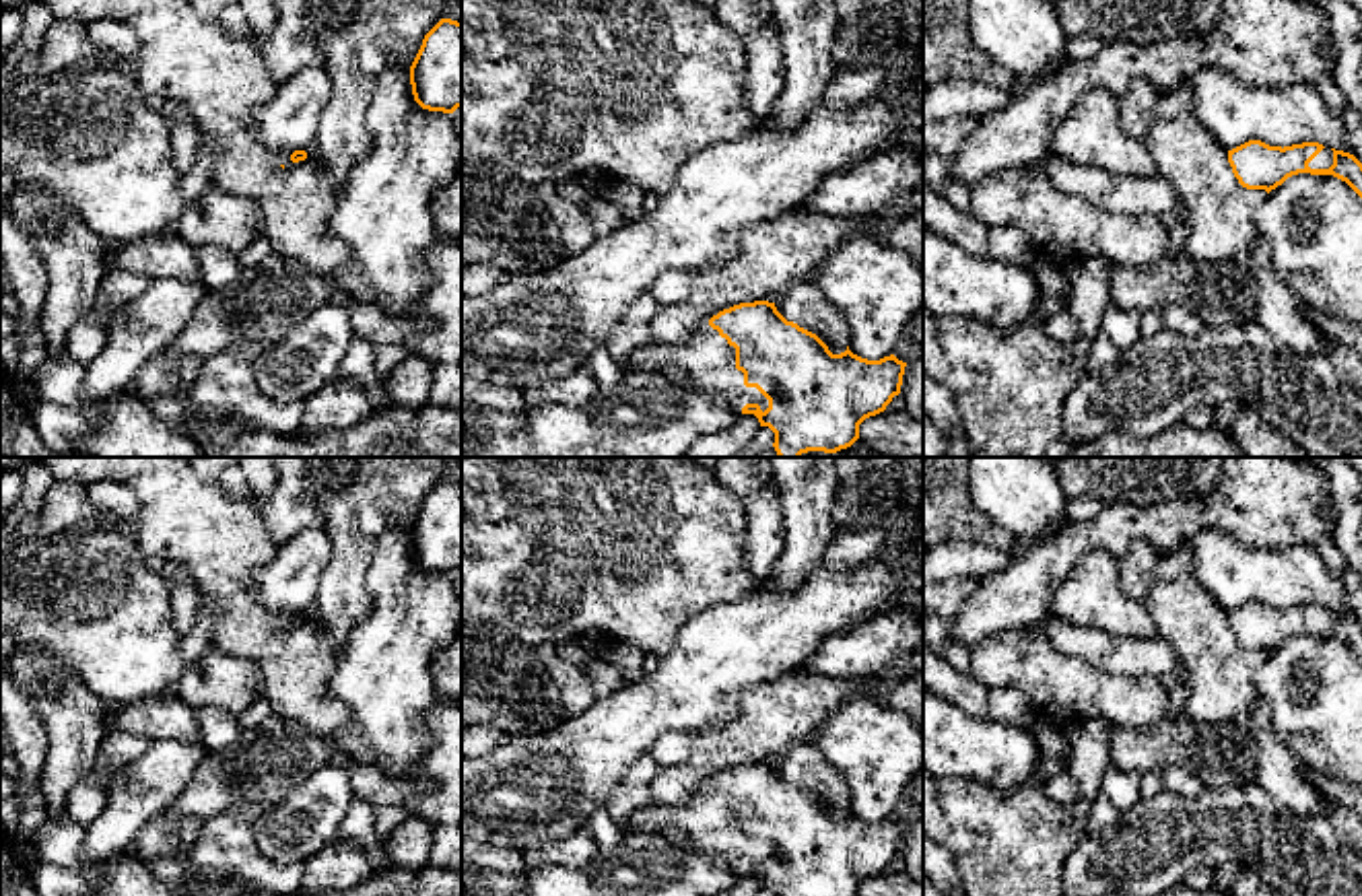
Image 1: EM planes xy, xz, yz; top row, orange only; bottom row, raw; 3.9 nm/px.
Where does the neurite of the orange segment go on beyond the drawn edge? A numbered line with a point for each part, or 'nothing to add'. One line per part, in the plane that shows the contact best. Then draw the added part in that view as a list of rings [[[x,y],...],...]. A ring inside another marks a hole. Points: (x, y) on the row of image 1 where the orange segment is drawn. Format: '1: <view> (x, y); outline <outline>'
1: xz (709, 361); outline [[[709,323],[686,344],[649,344],[633,352],[620,367],[624,373],[661,373],[678,365],[688,379],[713,395],[725,398],[738,412],[746,404],[758,404],[764,412],[769,400],[744,385],[744,373],[736,369],[736,348]]]

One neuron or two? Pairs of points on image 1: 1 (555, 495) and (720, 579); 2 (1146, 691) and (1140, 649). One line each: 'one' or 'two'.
1: one
2: two

